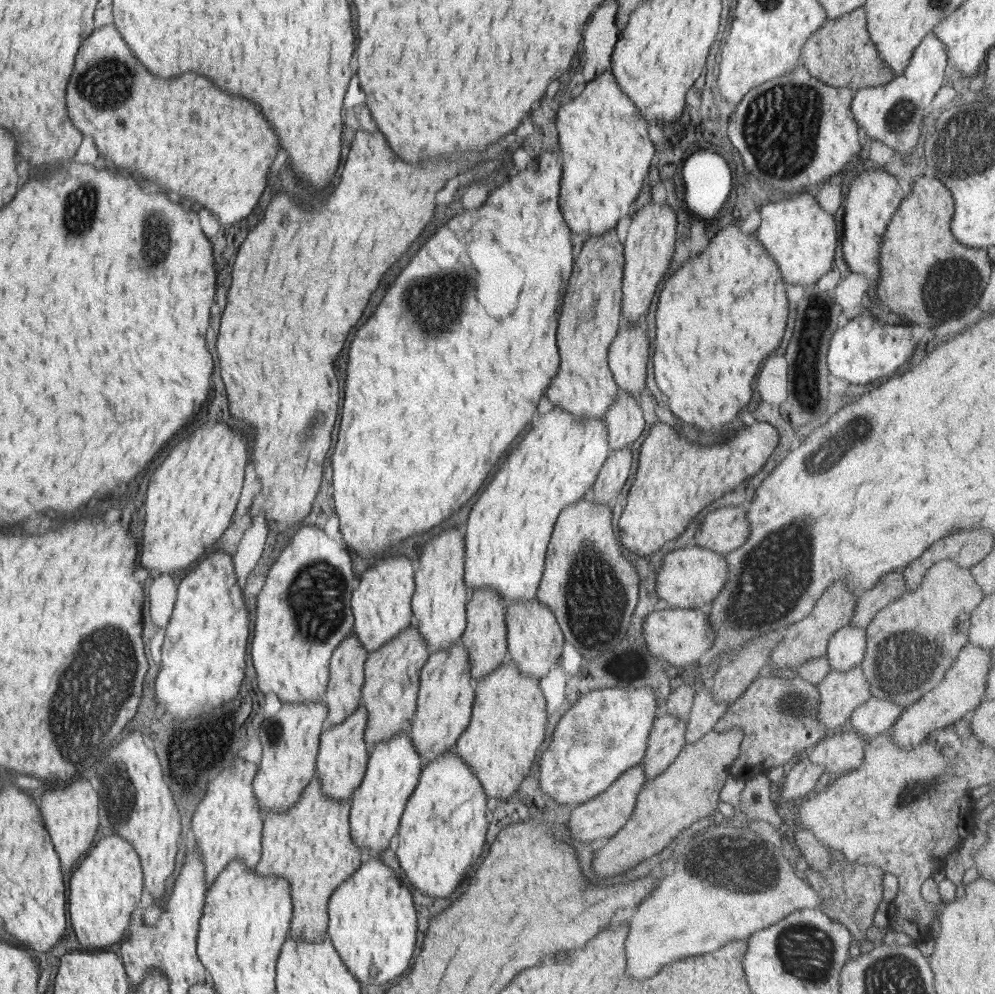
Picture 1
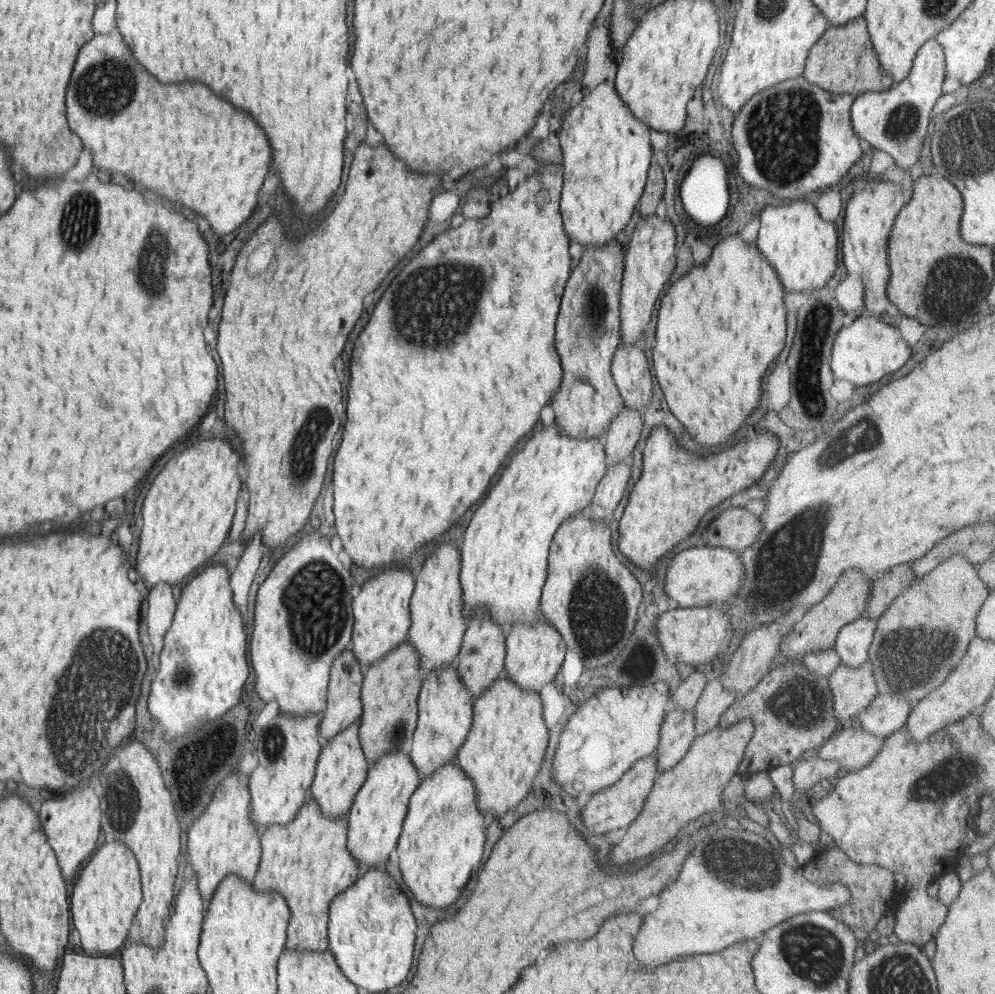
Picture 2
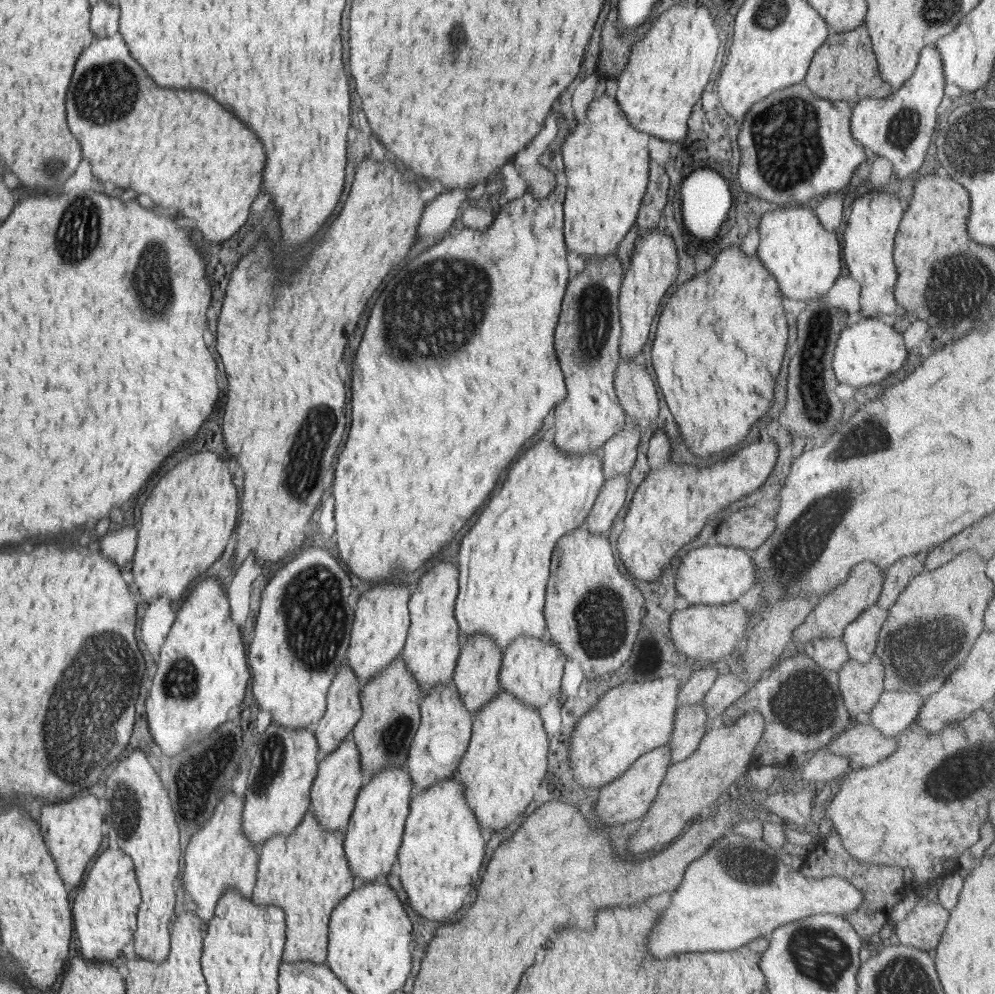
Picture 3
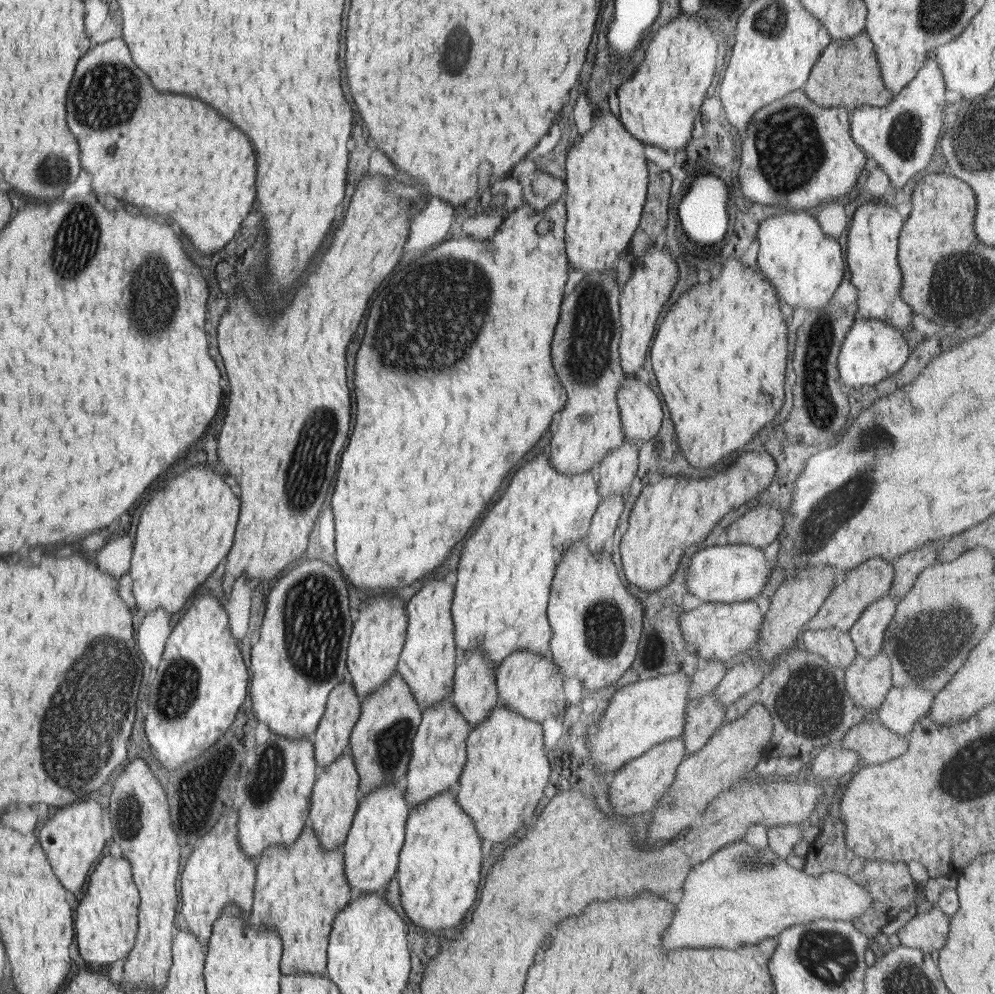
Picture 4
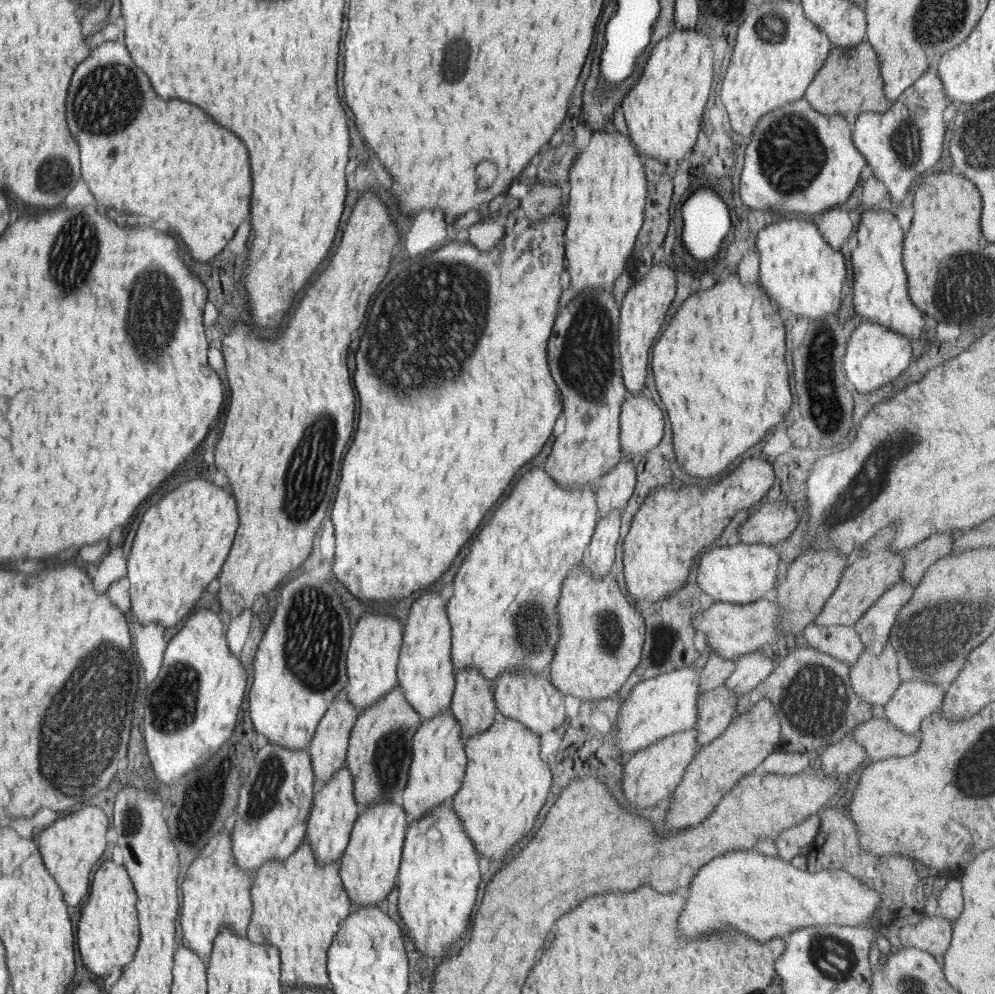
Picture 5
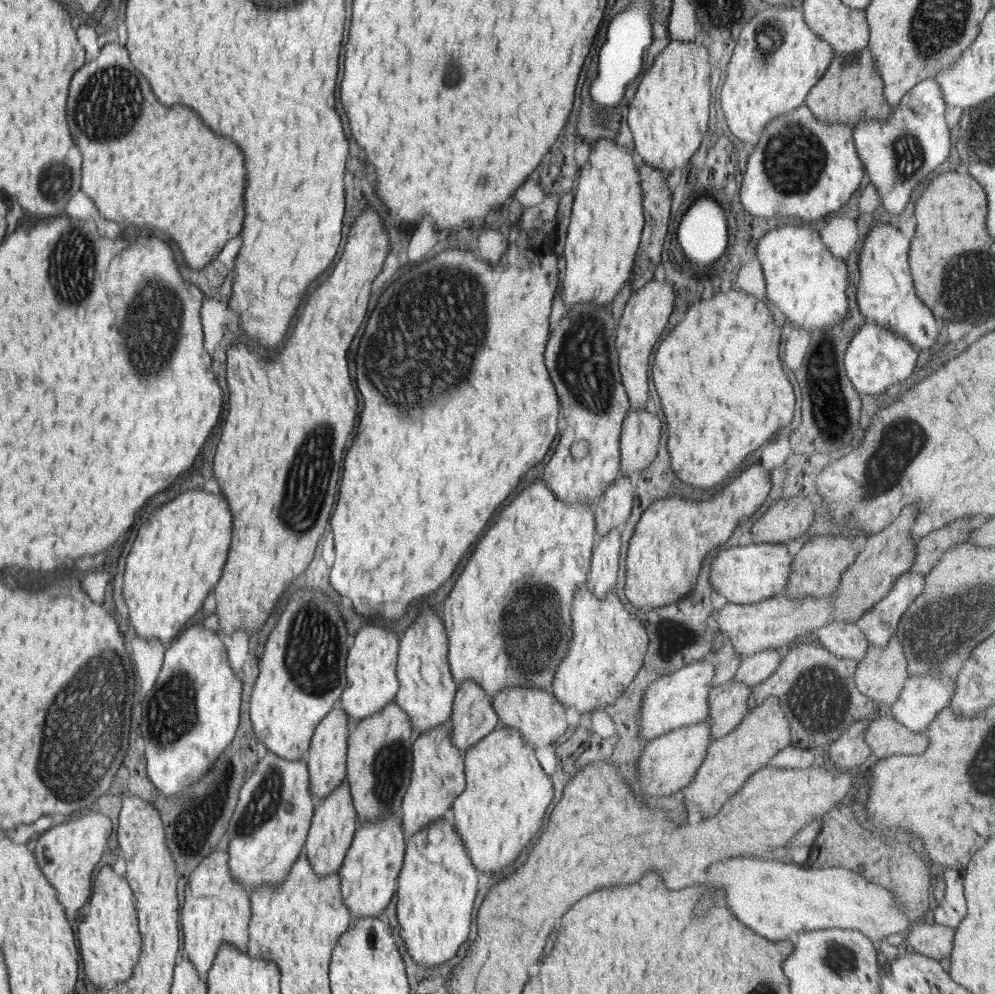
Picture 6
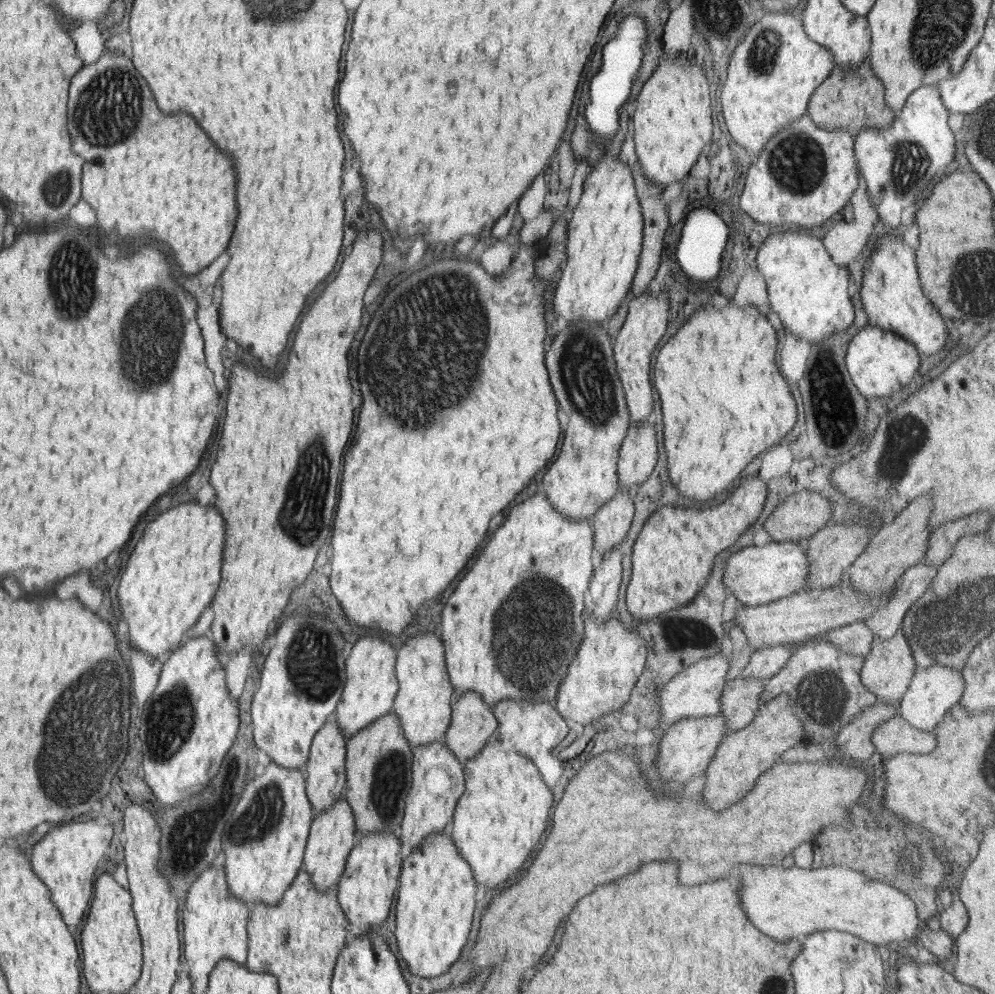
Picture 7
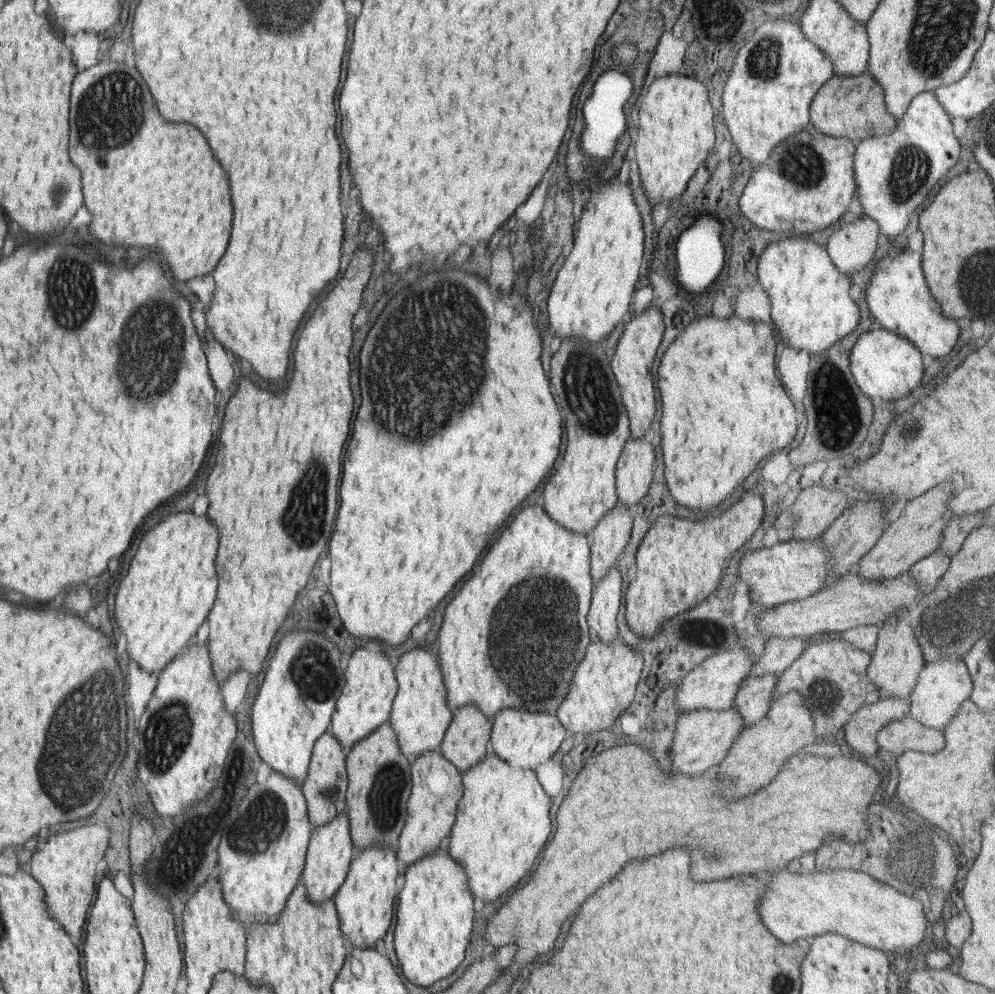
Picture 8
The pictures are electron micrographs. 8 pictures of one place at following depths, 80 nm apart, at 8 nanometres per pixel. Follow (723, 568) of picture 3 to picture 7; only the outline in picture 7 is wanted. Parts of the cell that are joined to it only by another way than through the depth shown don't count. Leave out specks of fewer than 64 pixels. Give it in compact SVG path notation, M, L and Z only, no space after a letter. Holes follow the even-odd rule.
M772 541L765 546L747 546L732 553L727 560L724 571L724 584L738 601L748 606L768 604L792 594L800 593L807 588L809 580L809 560L807 548L798 542Z

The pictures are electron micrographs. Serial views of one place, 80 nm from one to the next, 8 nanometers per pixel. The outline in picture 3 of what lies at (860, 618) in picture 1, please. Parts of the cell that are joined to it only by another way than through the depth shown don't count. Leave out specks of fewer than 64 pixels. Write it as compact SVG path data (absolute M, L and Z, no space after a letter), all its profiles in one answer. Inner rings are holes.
M930 550L922 551L898 559L885 571L885 581L876 605L888 609L896 602L908 583L925 568L925 560Z

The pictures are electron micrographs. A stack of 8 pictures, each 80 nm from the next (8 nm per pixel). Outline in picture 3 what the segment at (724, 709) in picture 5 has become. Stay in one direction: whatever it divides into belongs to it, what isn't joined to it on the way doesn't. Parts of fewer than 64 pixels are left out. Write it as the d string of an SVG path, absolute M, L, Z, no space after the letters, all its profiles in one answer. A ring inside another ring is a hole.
M686 703L678 706L674 716L672 737L666 744L671 746L670 764L682 762L686 757L694 754L707 731L704 704Z

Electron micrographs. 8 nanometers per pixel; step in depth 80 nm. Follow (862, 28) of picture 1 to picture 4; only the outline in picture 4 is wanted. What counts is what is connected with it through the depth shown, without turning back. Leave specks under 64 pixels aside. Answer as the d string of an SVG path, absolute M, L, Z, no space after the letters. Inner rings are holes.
M864 31L854 38L831 40L822 51L804 86L806 96L822 108L862 108L863 105L888 106L893 95L883 83L873 42Z

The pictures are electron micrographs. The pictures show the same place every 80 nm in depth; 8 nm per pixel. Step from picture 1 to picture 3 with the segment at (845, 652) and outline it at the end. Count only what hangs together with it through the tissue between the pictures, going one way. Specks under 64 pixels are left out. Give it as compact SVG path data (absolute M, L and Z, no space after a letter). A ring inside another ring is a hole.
M874 604L862 611L861 615L845 628L842 638L850 659L865 663L873 657L879 632L889 617L888 613L888 609Z

